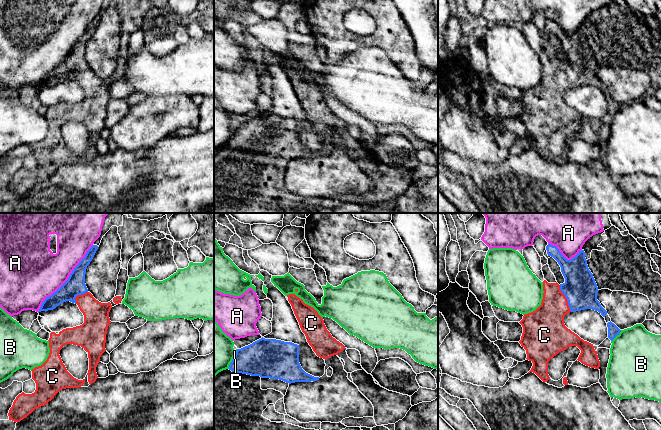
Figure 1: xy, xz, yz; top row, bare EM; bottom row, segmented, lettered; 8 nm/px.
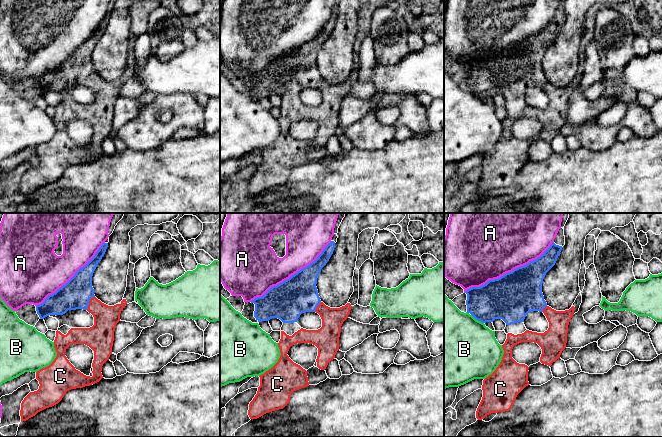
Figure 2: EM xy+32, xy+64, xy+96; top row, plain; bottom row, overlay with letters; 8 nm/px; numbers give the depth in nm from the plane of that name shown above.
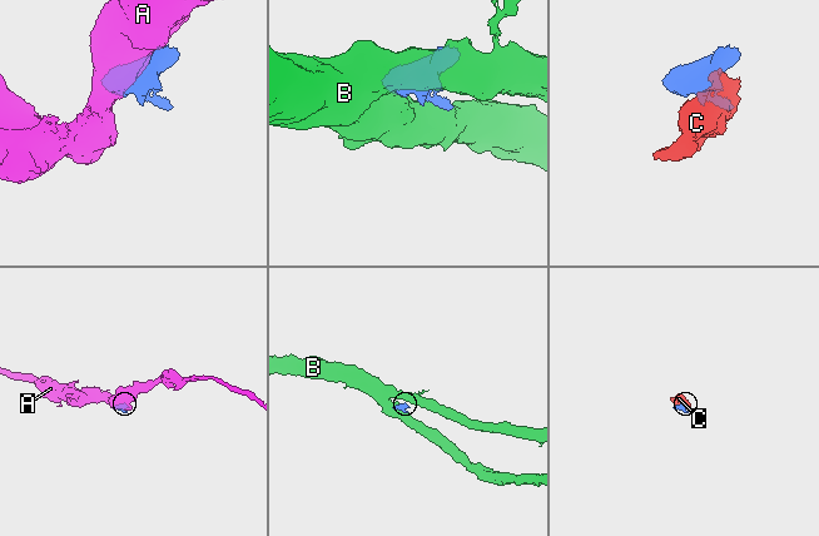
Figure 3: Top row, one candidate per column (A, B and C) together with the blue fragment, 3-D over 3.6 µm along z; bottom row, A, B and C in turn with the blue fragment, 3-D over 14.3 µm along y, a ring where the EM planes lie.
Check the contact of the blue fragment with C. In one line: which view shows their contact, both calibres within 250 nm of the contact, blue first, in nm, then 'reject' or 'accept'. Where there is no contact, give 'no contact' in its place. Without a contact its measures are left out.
meets blue in yz; 260 nm thick on the blue side, 280 nm on the other; accept

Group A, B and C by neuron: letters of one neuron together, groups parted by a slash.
A / B / C

